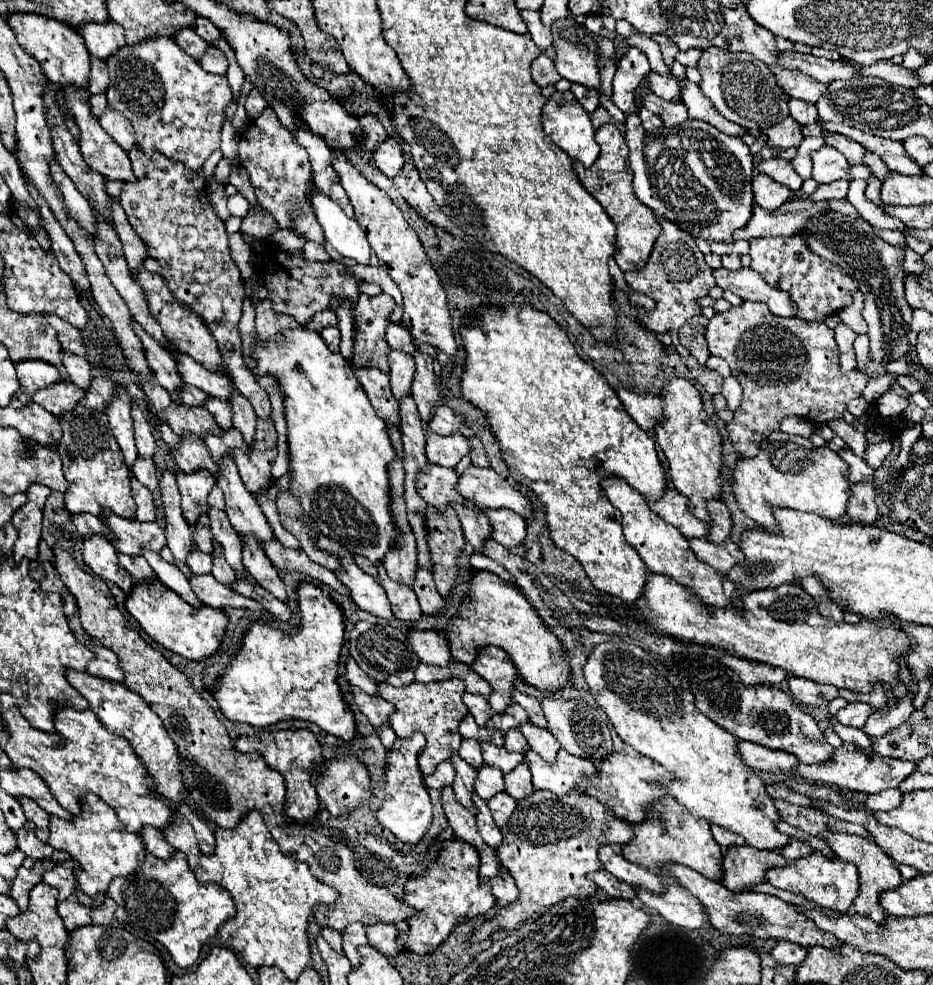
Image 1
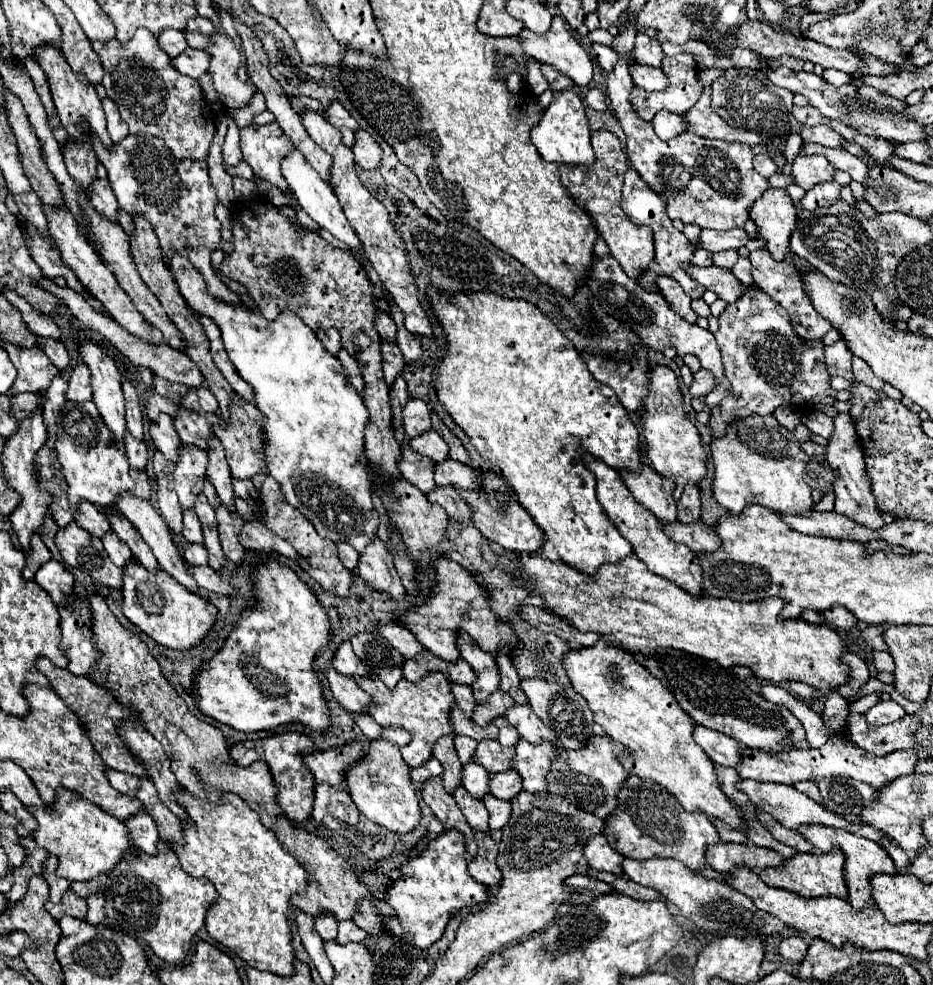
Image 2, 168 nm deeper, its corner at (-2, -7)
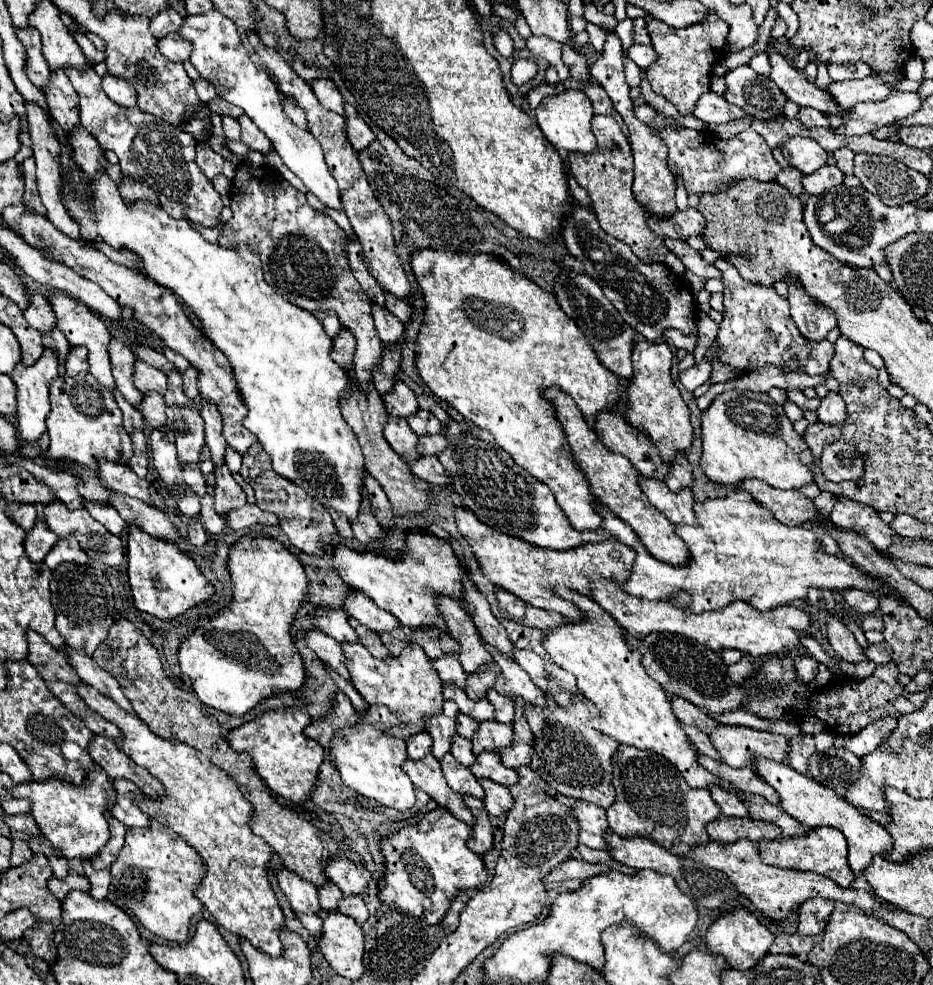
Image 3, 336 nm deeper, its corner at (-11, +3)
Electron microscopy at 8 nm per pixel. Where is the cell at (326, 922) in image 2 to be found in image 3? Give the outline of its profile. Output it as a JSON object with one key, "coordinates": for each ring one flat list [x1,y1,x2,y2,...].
{"coordinates":[[327,880,319,888,319,904,323,910,337,910,337,902,341,900,341,896,343,896,343,892,331,880]]}

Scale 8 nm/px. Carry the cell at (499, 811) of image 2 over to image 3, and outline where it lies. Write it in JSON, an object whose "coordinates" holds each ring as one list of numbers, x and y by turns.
{"coordinates":[[479,780,479,784,485,790,483,806,485,806,489,816,501,816,501,814,507,814,511,810,513,798,511,798,511,792,507,786,495,784,491,780]]}

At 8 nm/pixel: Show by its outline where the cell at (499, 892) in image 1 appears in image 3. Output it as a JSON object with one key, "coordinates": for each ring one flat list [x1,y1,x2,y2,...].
{"coordinates":[[463,796,463,802,467,804,467,808,471,810,473,818,475,818,475,826,473,826,473,834,471,834,471,840,467,842,469,848,483,856,485,852,491,850,493,846,493,830,491,830,491,822,489,822,489,816,483,808,483,802,473,798,473,796]]}

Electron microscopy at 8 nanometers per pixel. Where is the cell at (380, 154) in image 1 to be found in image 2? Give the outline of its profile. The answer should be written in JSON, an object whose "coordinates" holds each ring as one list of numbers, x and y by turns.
{"coordinates":[[364,130,356,132,356,144,354,144,352,152,354,152,356,164,364,170,376,170,380,166,382,150,368,132,364,132]]}

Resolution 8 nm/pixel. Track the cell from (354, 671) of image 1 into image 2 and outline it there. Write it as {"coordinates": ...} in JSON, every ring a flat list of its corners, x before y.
{"coordinates":[[344,642,336,654,334,654,334,668,344,674,344,676,350,676,350,678,356,678,358,676,358,658,356,654,352,652,352,646,350,642]]}

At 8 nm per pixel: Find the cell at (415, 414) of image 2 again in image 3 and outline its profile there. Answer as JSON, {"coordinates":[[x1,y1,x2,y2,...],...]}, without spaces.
{"coordinates":[[395,382,393,390,387,392,387,394,383,394,381,400,383,400,383,404,385,404,385,408,387,408,387,412,389,412,391,416,407,418,407,416,411,416,411,414,415,414,415,412,419,410,419,406,417,406,417,396,415,396,413,390,411,390,407,384,403,384,403,382]]}

